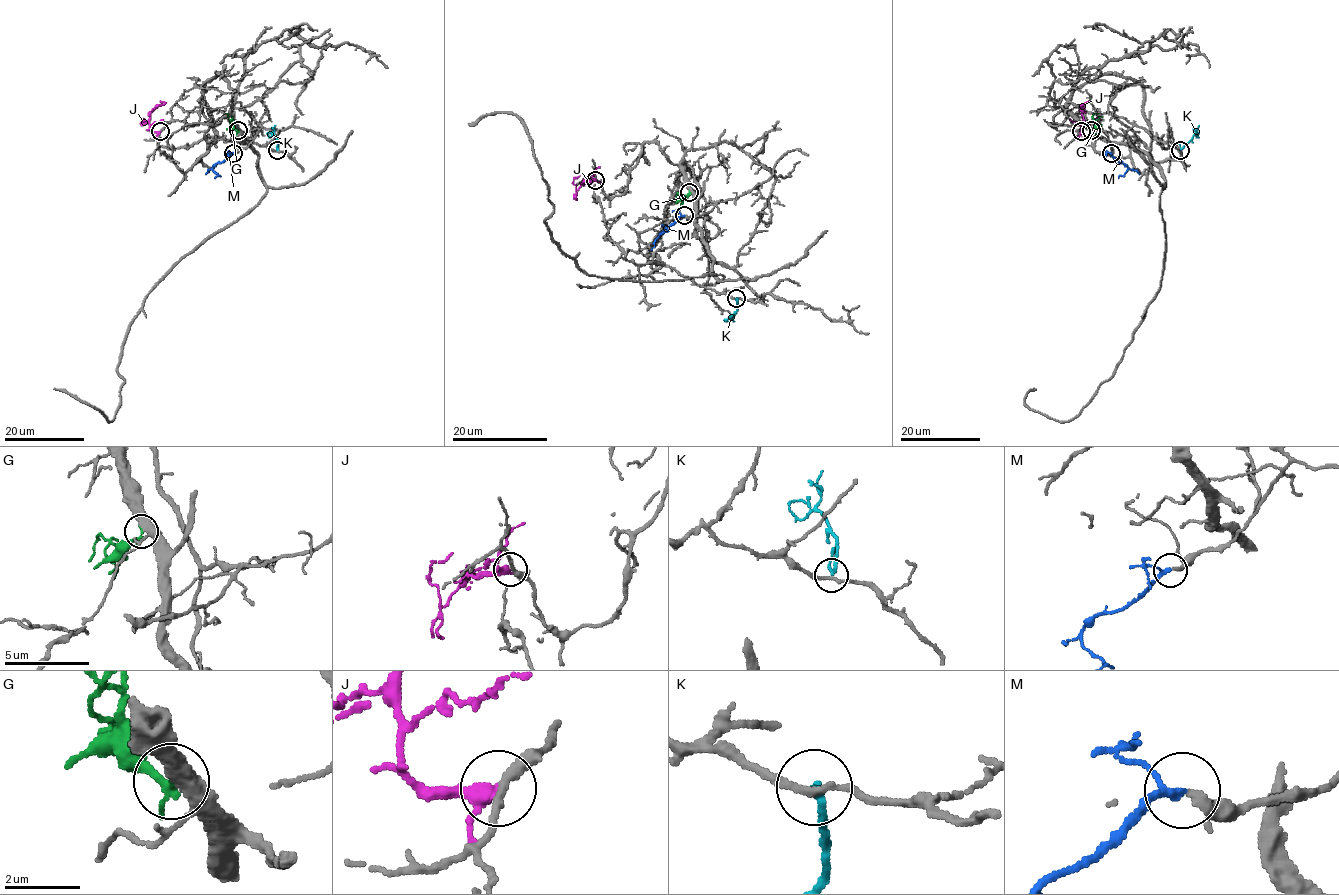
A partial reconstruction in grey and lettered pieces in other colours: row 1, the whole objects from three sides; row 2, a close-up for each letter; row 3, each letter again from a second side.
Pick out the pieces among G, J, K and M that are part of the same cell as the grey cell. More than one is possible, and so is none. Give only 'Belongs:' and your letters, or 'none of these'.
Belongs: M

